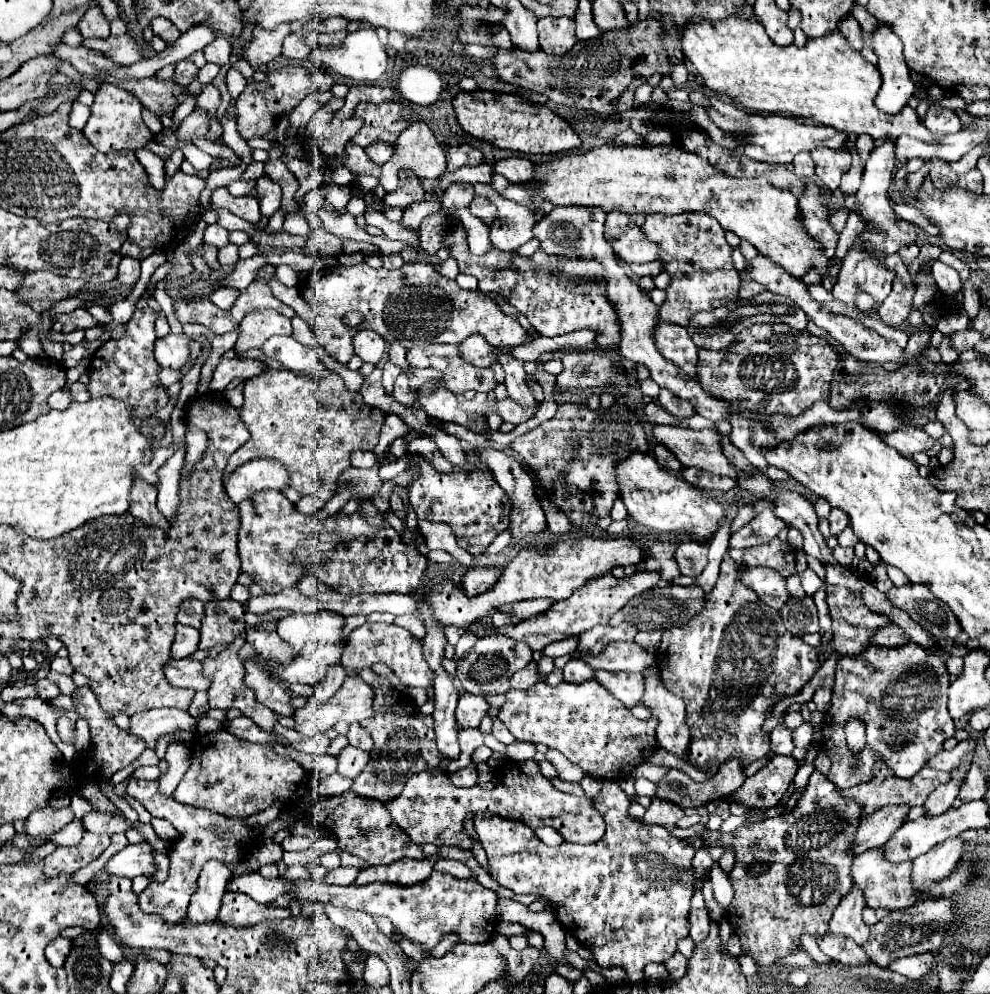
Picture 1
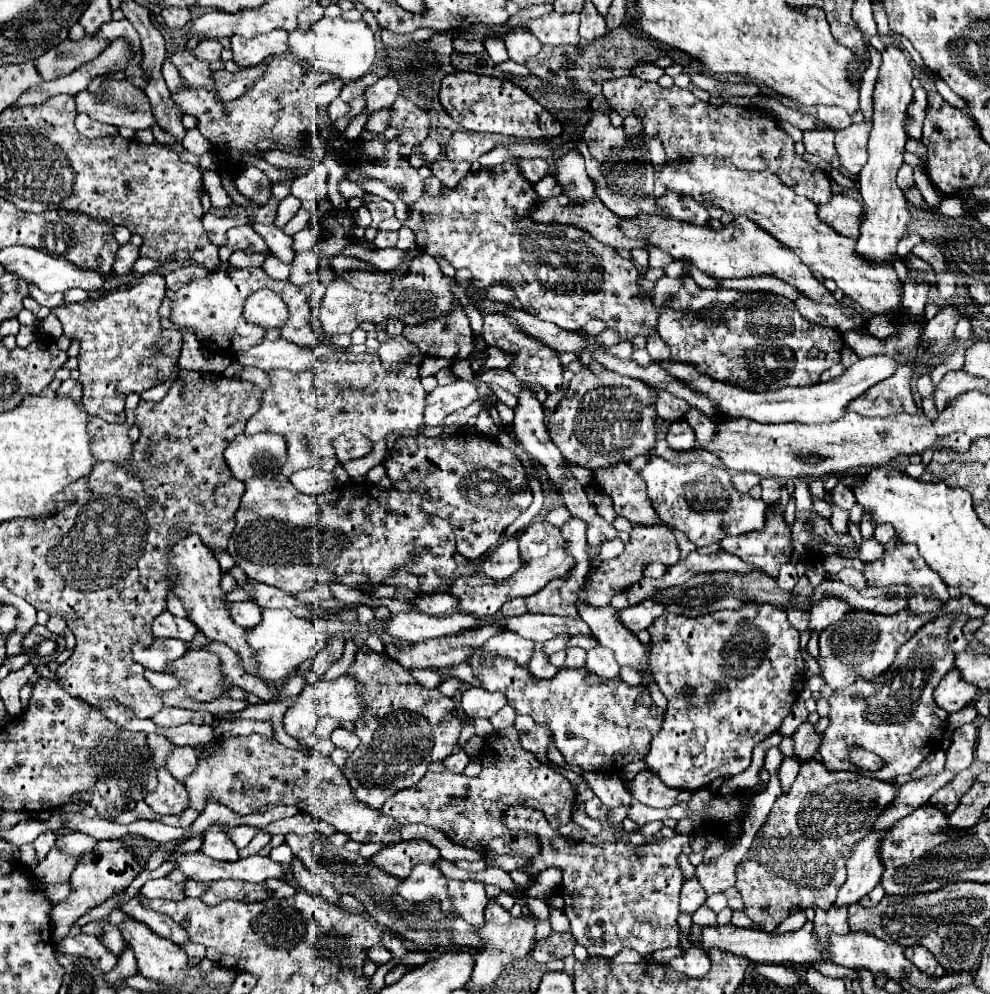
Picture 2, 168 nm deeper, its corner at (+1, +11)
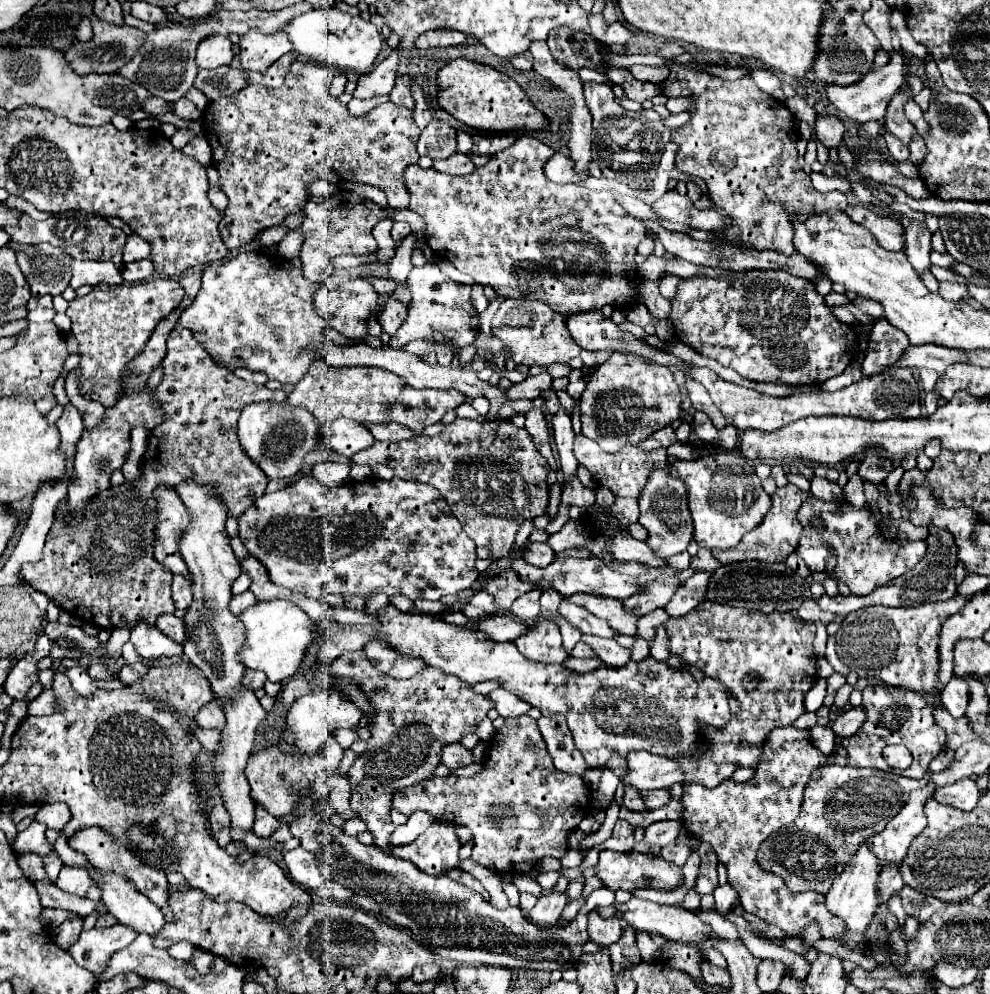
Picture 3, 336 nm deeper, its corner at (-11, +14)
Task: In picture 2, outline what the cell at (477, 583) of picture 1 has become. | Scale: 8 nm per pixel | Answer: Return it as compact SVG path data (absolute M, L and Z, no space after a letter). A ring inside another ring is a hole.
M506 540L496 548L496 554L488 556L482 564L480 564L480 572L484 572L486 576L490 576L492 580L506 580L508 576L512 576L518 568L524 566L520 548L518 548L518 540Z

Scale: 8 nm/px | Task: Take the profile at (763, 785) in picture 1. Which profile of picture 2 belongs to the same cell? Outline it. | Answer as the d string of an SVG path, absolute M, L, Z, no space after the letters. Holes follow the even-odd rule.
M804 722L796 732L794 732L794 752L802 758L814 758L816 752L820 750L820 744L822 744L822 738L824 734L818 732L814 728L814 724L810 722Z

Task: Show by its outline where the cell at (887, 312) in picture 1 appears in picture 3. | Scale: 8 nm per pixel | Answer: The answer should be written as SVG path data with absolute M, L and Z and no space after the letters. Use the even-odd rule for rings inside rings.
M878 319L870 333L870 345L862 361L864 375L876 375L888 369L900 359L902 351L908 347L908 337L900 329L888 325L886 319Z

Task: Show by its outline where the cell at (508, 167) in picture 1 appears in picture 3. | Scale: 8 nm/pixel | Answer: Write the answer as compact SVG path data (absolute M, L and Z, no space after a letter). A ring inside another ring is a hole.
M554 155L548 165L544 167L544 175L554 181L554 183L576 183L576 181L582 181L586 179L588 175L578 175L574 173L574 163L570 157L564 157L564 155Z

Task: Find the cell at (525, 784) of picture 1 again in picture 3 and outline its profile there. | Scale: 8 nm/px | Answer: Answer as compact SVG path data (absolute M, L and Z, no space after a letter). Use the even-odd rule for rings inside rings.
M528 715L506 719L504 727L498 729L490 739L490 751L486 759L486 767L474 775L474 777L430 777L418 785L400 789L394 793L392 807L406 817L410 817L414 811L426 811L436 821L448 821L454 825L464 825L474 835L474 847L472 847L472 861L478 865L484 865L498 873L528 873L530 867L534 867L542 857L550 855L556 859L562 859L568 851L566 833L570 829L576 829L578 823L590 813L590 787L584 783L578 775L560 773L554 769L552 759L546 751L546 743L540 735L540 729L536 725L536 719ZM520 821L534 827L538 833L546 833L544 837L520 837Z

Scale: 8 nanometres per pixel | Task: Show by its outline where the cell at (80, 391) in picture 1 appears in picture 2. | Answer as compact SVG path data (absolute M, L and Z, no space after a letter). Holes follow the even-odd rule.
M66 380L62 382L62 386L56 390L56 396L58 398L72 398L74 402L80 402L82 398L82 388L76 380Z

